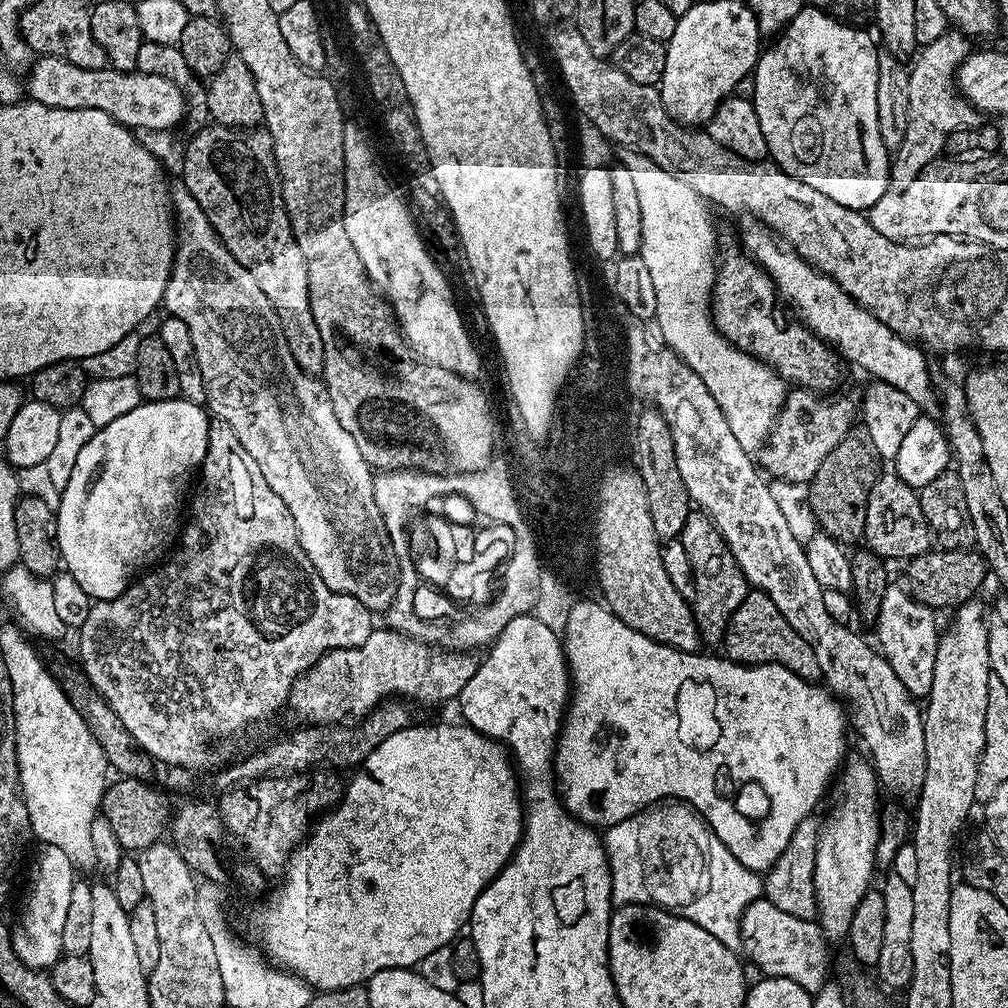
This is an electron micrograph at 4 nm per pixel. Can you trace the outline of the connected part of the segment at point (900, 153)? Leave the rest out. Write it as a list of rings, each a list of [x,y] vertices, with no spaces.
[[[947,30],[934,42],[923,45],[915,57],[916,65],[911,65],[908,77],[910,86],[908,87],[908,121],[906,122],[906,136],[902,138],[902,146],[894,150],[894,155],[890,160],[890,180],[897,189],[910,186],[914,178],[924,171],[930,164],[937,163],[938,157],[945,151],[946,141],[954,132],[960,131],[961,128],[979,129],[982,123],[981,113],[977,112],[963,96],[959,95],[954,87],[956,79],[956,70],[960,67],[961,62],[970,55],[969,37],[963,32]]]

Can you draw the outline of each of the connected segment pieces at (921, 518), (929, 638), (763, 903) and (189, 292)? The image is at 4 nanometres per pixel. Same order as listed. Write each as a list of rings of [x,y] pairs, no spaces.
[[[885,471],[870,490],[870,498],[866,506],[866,530],[863,543],[867,551],[875,552],[885,561],[901,560],[907,562],[913,556],[921,556],[933,547],[934,537],[926,522],[926,514],[922,514],[920,497],[917,489],[910,487],[895,471]]]
[[[889,583],[878,610],[874,631],[880,635],[879,651],[890,662],[894,674],[898,674],[902,686],[906,686],[913,698],[926,698],[934,682],[934,662],[940,645],[938,628],[936,632],[937,613],[917,600],[911,591],[901,584]]]
[[[761,898],[744,908],[740,919],[740,942],[743,955],[748,955],[764,971],[761,973],[765,977],[790,978],[798,982],[802,990],[813,994],[829,983],[830,941],[816,920],[794,918],[794,914],[786,914],[786,910],[778,910],[778,906],[771,904],[767,898]]]
[[[176,178],[176,181],[174,179],[171,181],[170,203],[174,209],[176,257],[172,259],[170,278],[164,287],[163,307],[167,315],[182,318],[182,322],[186,322],[186,330],[190,330],[190,342],[194,342],[198,370],[202,370],[202,382],[206,386],[208,395],[207,411],[213,417],[230,422],[230,426],[234,426],[234,434],[238,434],[242,446],[246,446],[248,453],[254,457],[254,462],[258,462],[258,470],[262,470],[266,482],[270,482],[270,490],[274,490],[274,494],[278,494],[278,498],[286,502],[286,510],[290,510],[294,518],[294,526],[298,530],[302,550],[306,550],[310,562],[314,562],[314,570],[318,570],[322,582],[326,582],[326,586],[330,586],[330,590],[338,594],[350,594],[350,598],[358,598],[358,602],[362,602],[362,606],[366,606],[373,614],[380,614],[383,608],[391,609],[392,600],[398,595],[398,560],[388,541],[384,516],[378,510],[378,502],[374,502],[373,469],[369,468],[366,458],[362,458],[362,450],[358,450],[358,442],[354,442],[354,438],[350,438],[350,434],[342,430],[342,422],[338,422],[338,414],[334,414],[334,406],[330,402],[330,394],[324,386],[323,379],[306,374],[302,366],[294,362],[294,354],[290,354],[290,346],[286,346],[284,331],[278,322],[278,314],[274,306],[270,306],[270,298],[262,294],[258,282],[254,282],[254,274],[250,274],[250,270],[243,268],[230,254],[230,250],[226,250],[218,234],[210,226],[206,214],[202,214],[202,206],[198,206],[198,202],[194,202],[194,194],[186,190],[183,179]]]

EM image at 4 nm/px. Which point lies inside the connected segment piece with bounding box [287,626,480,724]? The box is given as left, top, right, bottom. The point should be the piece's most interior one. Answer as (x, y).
(347, 682)

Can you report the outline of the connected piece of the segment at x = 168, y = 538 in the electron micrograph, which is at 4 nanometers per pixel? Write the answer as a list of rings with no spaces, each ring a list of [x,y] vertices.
[[[183,398],[175,400],[144,400],[134,410],[130,410],[130,414],[122,414],[122,418],[117,418],[115,422],[110,422],[105,428],[98,428],[94,438],[90,438],[90,442],[86,442],[86,446],[82,446],[82,454],[78,454],[78,462],[70,473],[70,482],[66,482],[66,486],[60,493],[61,504],[60,508],[56,510],[56,521],[58,522],[58,542],[60,543],[60,558],[63,567],[78,581],[78,586],[82,586],[82,590],[86,590],[86,594],[91,596],[93,601],[118,598],[118,594],[125,592],[128,589],[128,585],[133,583],[134,577],[145,567],[143,564],[151,556],[156,559],[156,562],[163,561],[169,555],[173,545],[177,543],[177,524],[182,516],[180,503],[184,500],[184,491],[188,488],[188,479],[191,476],[193,479],[199,473],[200,465],[204,463],[206,458],[209,423],[210,416],[206,411],[205,405],[195,404]]]

